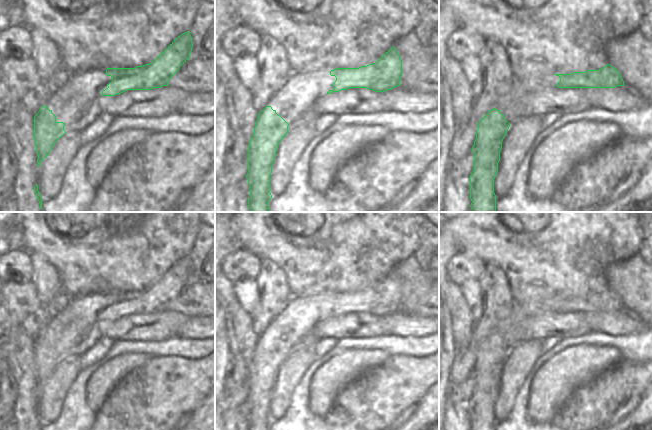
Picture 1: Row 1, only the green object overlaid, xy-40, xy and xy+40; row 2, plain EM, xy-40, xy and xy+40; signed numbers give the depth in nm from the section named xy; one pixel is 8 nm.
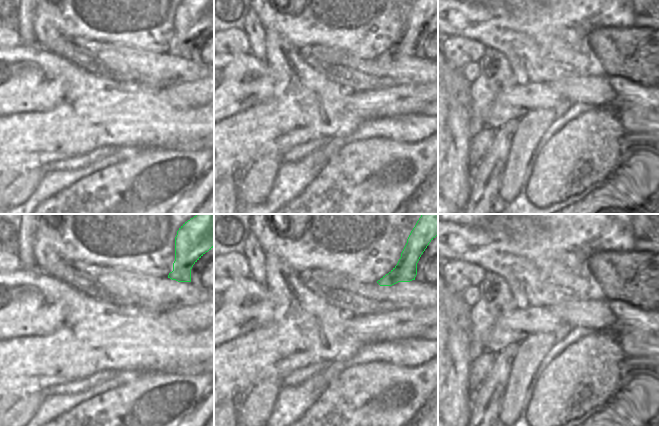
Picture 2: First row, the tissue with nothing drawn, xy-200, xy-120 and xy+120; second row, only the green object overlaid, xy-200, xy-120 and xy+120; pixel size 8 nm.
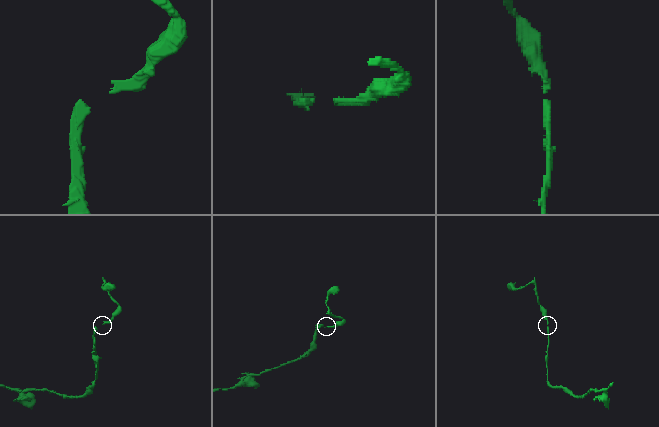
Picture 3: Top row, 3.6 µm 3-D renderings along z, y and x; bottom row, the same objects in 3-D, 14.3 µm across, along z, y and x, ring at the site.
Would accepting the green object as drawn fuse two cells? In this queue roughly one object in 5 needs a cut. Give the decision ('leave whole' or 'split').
leave whole

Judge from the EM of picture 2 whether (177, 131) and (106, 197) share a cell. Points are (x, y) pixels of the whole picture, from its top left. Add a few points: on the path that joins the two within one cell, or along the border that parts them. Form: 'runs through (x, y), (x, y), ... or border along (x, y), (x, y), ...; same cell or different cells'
border along (178, 147), (142, 147), (139, 150); different cells

